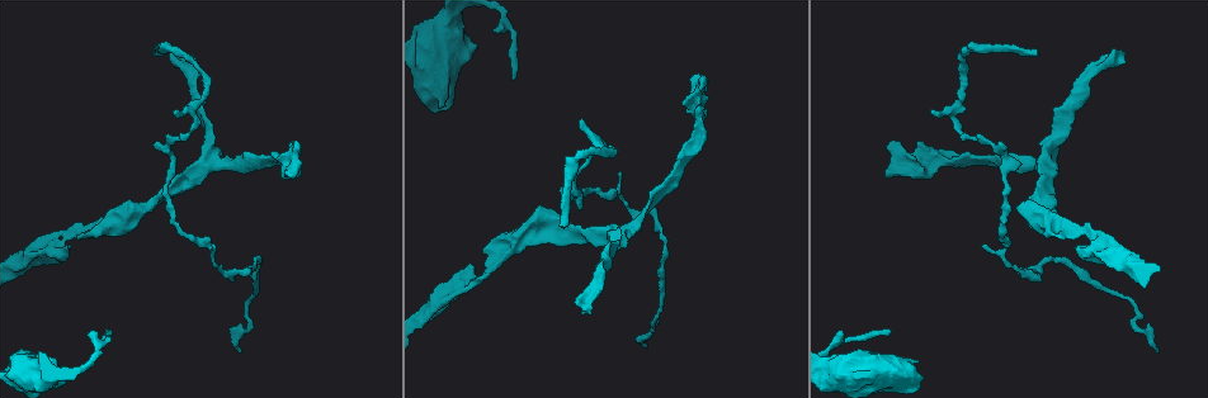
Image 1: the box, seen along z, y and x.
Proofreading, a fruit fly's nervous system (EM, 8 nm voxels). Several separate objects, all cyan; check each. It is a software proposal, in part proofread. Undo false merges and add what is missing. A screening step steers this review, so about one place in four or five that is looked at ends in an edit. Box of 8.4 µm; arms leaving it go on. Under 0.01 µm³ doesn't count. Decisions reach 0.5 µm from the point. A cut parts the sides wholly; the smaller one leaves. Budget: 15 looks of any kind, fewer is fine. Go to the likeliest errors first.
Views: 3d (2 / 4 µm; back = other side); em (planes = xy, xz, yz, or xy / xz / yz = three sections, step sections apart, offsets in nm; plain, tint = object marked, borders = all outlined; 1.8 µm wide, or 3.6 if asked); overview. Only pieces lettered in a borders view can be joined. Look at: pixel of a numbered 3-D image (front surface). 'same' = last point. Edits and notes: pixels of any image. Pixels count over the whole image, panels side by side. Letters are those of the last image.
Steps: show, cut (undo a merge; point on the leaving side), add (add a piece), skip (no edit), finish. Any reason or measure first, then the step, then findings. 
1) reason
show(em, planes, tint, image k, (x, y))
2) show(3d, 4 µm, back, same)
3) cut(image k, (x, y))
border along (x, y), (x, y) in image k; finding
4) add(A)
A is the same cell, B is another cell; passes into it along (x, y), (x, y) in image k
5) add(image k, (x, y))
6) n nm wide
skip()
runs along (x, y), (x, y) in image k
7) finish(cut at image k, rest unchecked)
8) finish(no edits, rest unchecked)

branch stops here
show(3d, 2 µm, image 1, (1115, 49))

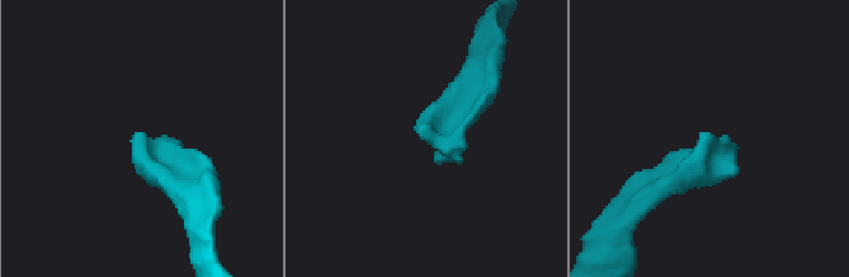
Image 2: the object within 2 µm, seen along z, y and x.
show(em, planes, borders, image 2, (137, 133))

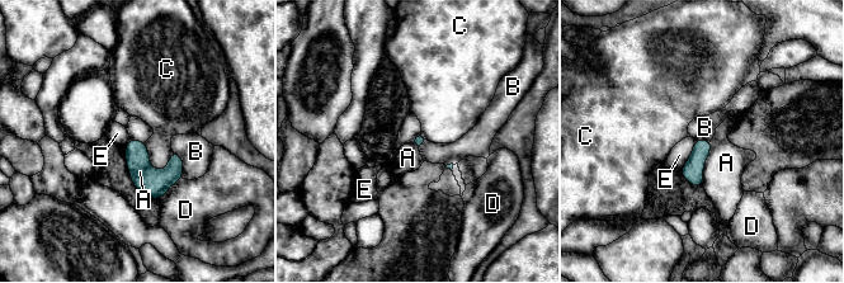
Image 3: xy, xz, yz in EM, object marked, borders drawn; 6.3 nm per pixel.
skip()
A, B, C, D and E are other cells; border along (173, 151), (182, 157), (183, 178) in image 3; none of them fits

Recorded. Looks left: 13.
arms part here
show(3d, 4 µm, image 1, (73, 234))

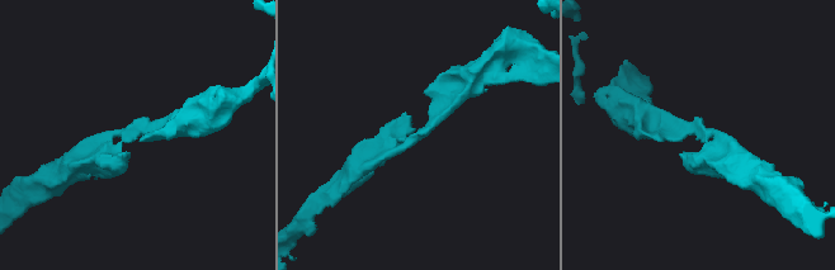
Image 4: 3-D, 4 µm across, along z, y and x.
now the EM
show(em, planes, plain, image 4, (133, 132))

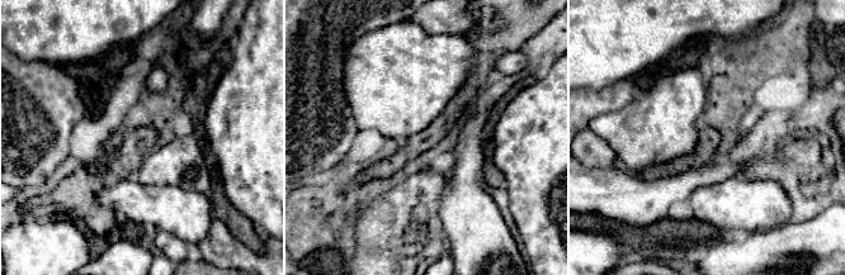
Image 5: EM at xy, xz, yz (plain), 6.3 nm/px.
what lies round it
show(em, planes, borders, same)

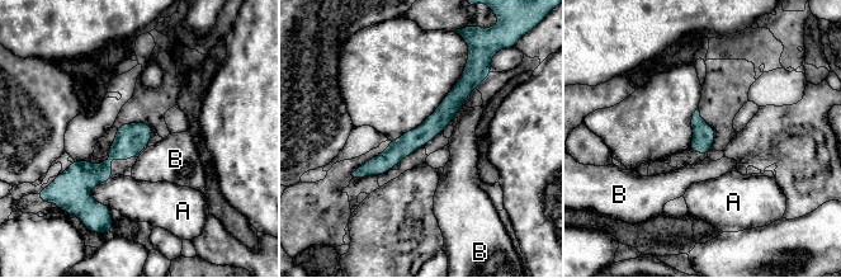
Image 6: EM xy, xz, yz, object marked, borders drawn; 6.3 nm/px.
skip()
A and B are other cells; all the same cell

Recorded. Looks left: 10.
branch point
show(em, xz, step 4, tint, image 1, (1044, 162))

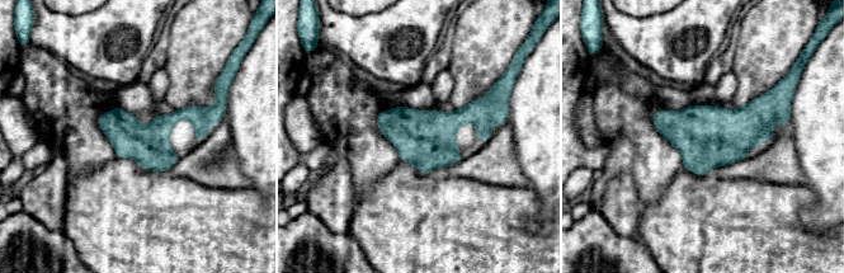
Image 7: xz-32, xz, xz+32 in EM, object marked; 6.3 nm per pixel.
show(em, planes, tint, same)

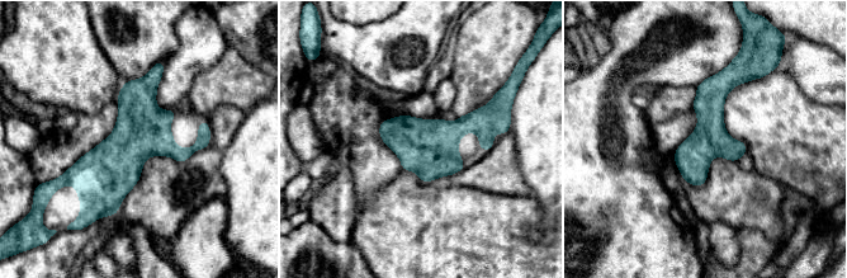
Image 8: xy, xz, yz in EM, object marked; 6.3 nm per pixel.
show(em, planes, borders, same)

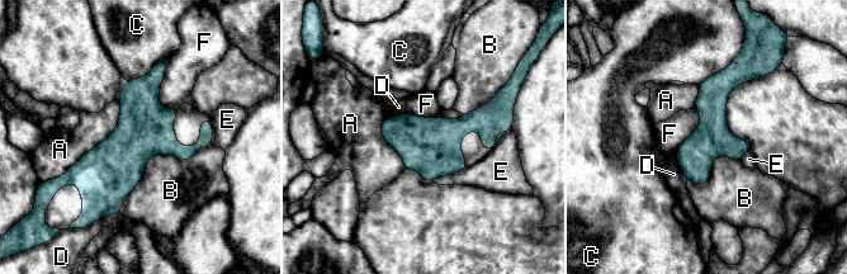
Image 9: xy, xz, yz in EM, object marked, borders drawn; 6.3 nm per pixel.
220 nm wide
skip()
A, B, C, D, E and F are other cells; border along (168, 60), (159, 93), (165, 109) in image 9; one cell here

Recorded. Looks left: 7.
sharp bend
show(em, planes, borders, image 1, (295, 161))

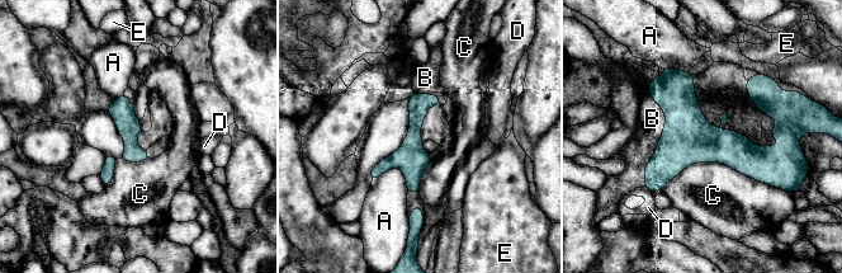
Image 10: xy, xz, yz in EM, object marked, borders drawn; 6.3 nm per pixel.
add(B)
B is the same cell, A, C, D and E are other cells; it goes on there

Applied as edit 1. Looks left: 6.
redraw
show(overview)

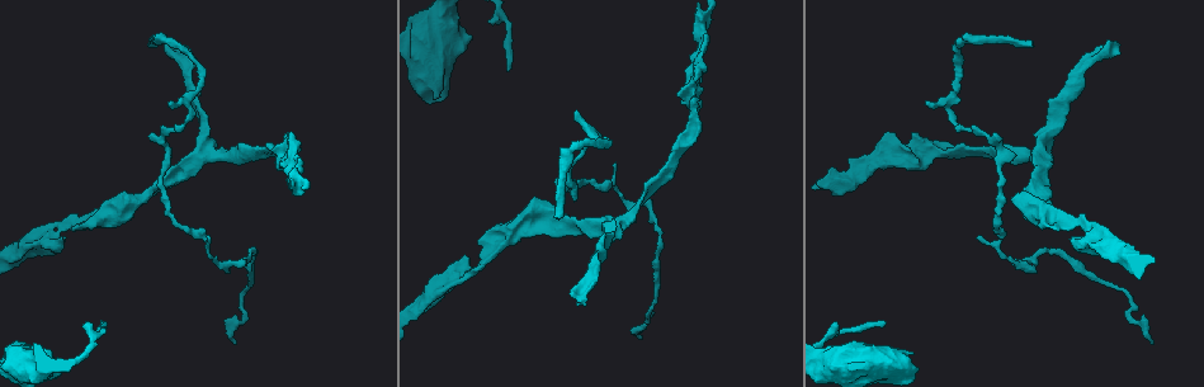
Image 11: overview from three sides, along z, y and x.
narrows sharply
show(3d, 2 µm, image 11, (612, 186))

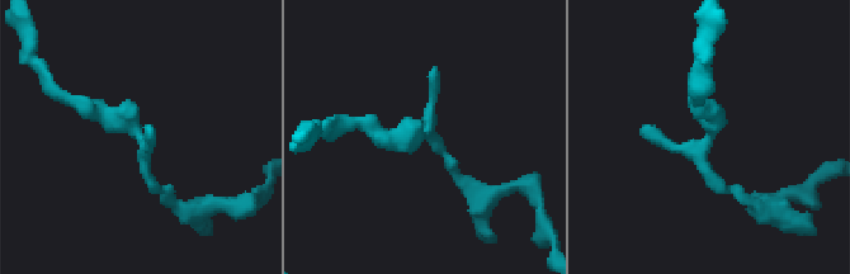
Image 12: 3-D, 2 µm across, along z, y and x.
show(em, planes, borders, image 12, (144, 148))

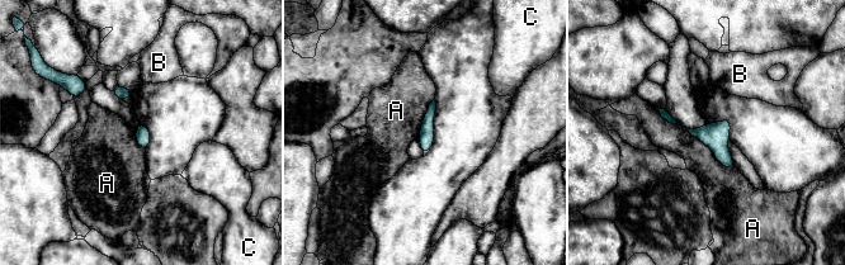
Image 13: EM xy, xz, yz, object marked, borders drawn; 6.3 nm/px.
skip()
A, B and C are other cells; border along (685, 128), (723, 166), (736, 168) in image 13; one cell here

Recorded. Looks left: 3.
an open end
show(em, 3.6 µm, xz, step 16, borders, image 11, (236, 342))

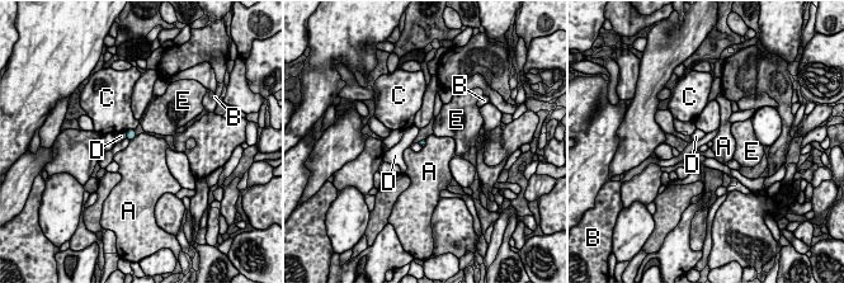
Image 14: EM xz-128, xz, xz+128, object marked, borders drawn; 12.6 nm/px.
skip()
A, B, C, D and E are other cells; border along (136, 135), (131, 141) in image 14; no lettered piece goes on from it

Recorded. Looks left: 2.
finish(add at image 10, rest unchecked)

